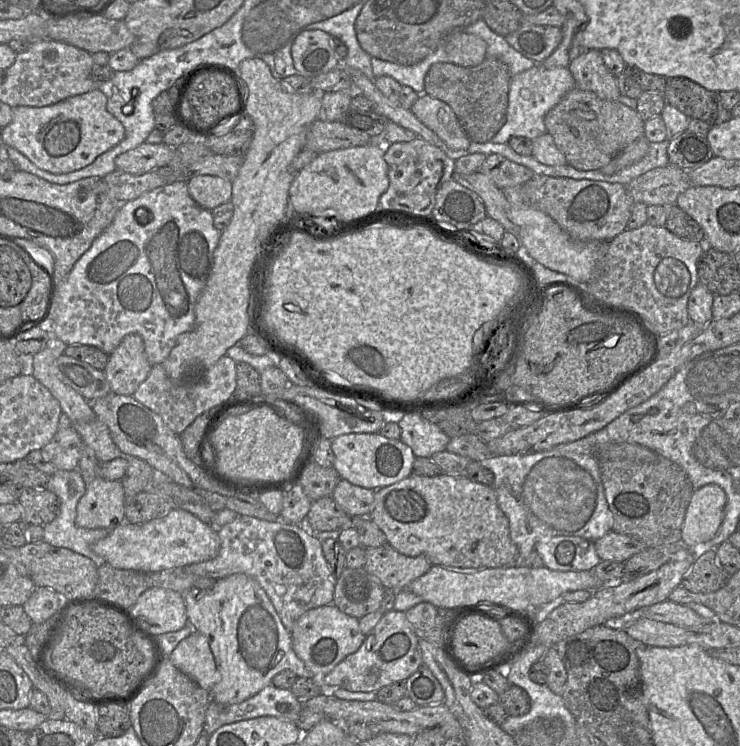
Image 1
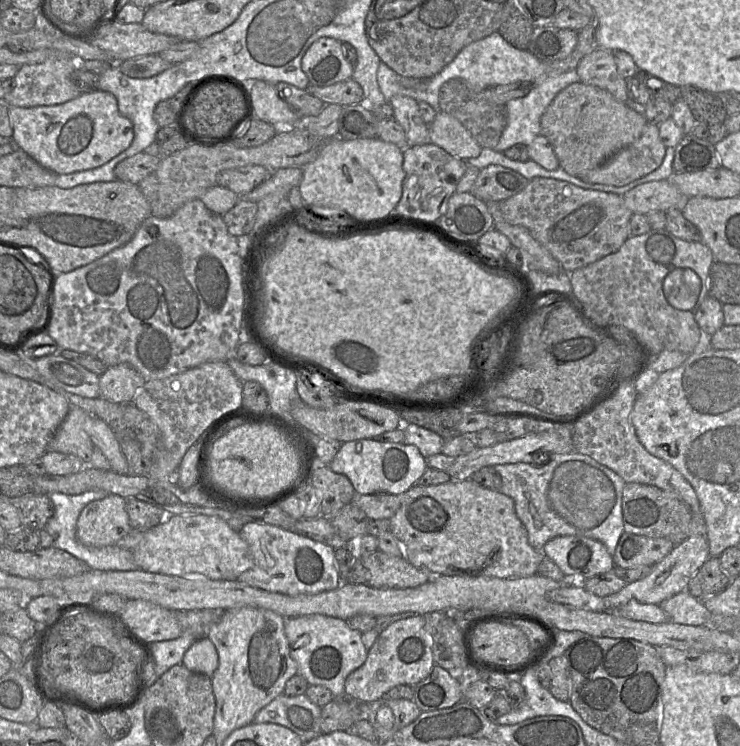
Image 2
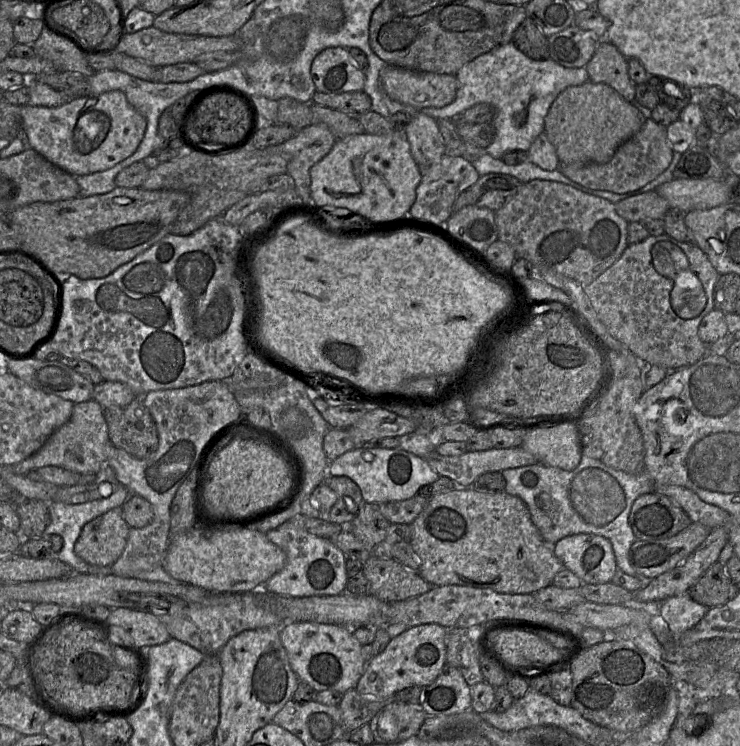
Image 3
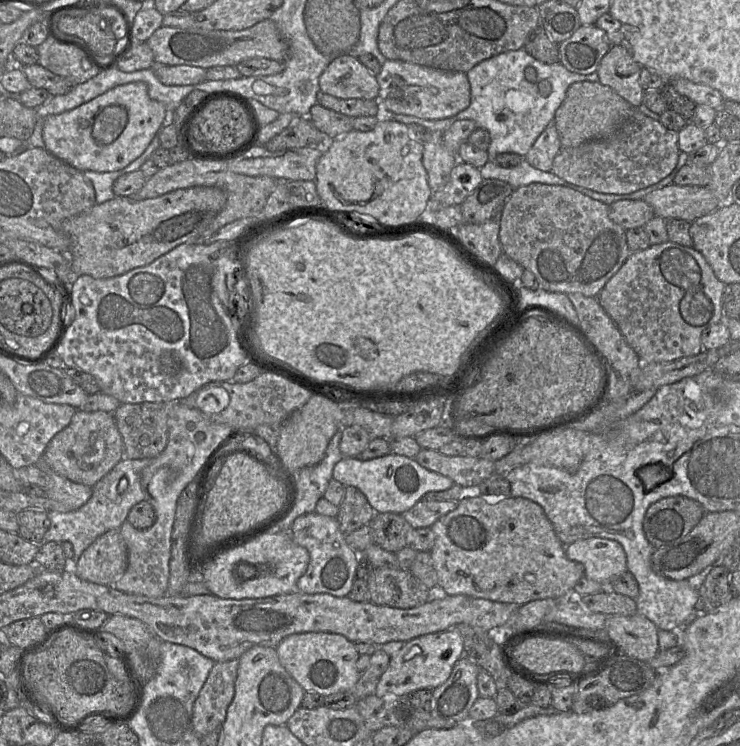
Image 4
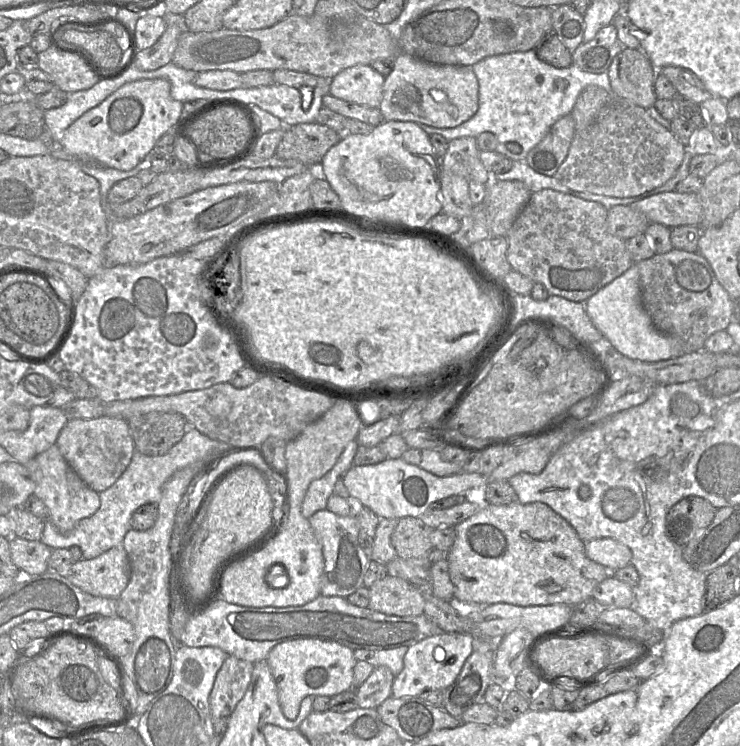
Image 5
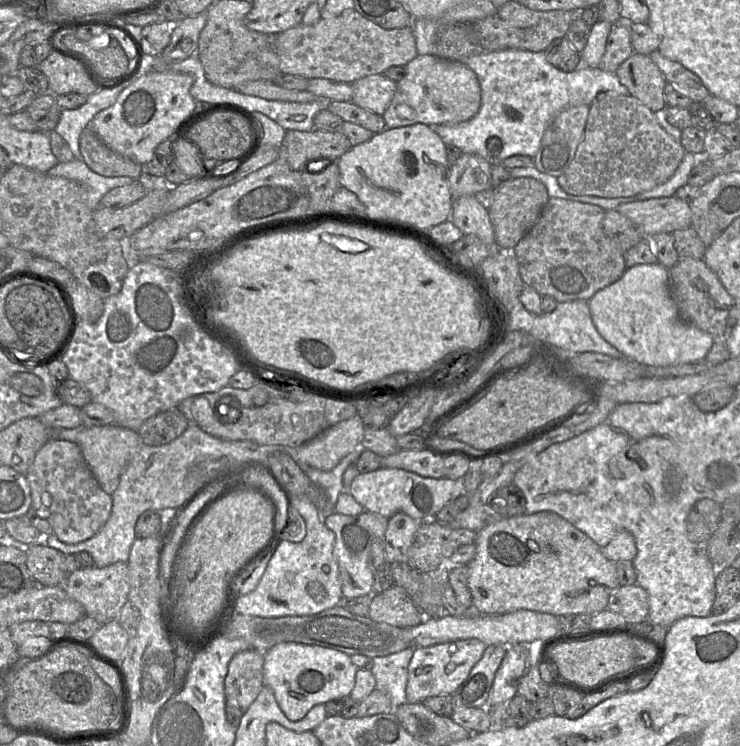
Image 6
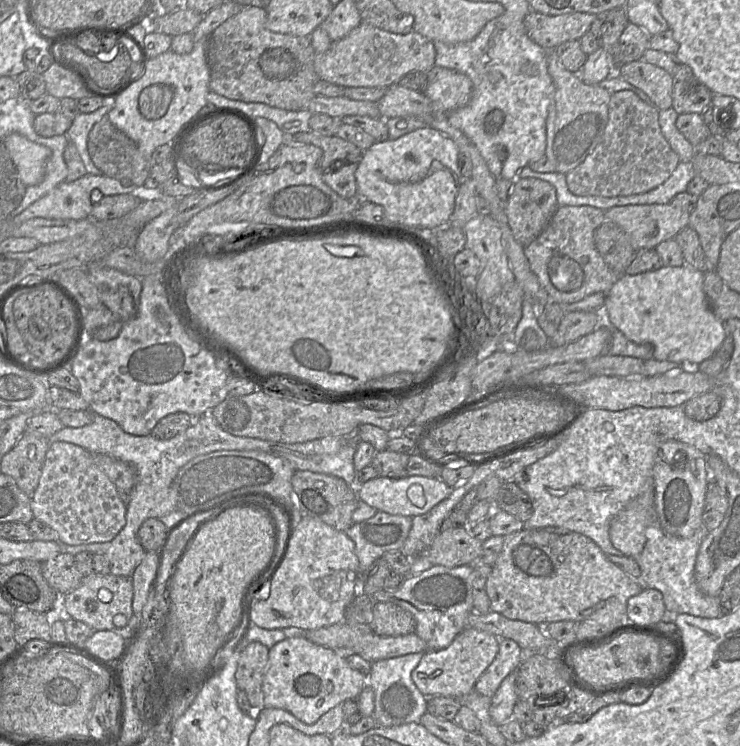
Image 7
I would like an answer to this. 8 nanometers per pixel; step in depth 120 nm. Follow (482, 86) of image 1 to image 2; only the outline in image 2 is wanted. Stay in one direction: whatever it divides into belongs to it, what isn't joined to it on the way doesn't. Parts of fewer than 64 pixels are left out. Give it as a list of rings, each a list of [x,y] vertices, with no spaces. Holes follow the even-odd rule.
[[[453,78],[445,82],[439,91],[439,109],[456,118],[482,147],[493,149],[507,126],[506,105],[490,102],[484,90],[473,90],[465,81]]]

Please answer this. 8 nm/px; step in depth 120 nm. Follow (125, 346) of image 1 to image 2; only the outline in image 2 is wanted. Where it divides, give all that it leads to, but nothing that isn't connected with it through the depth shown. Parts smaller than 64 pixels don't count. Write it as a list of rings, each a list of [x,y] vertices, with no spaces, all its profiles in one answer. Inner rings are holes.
[[[127,364],[107,367],[99,377],[100,397],[114,403],[131,403],[145,382],[143,377]]]

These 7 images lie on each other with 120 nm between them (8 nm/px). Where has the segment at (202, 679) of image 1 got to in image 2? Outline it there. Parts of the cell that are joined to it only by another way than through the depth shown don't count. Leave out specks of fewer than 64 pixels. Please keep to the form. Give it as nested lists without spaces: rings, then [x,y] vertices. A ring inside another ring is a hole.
[[[208,637],[198,638],[185,652],[182,660],[188,670],[212,677],[218,667],[218,653]]]

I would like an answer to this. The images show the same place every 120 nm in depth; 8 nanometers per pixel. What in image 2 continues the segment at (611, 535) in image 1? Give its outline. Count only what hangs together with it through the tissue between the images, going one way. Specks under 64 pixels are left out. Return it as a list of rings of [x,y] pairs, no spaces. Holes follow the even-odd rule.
[[[624,532],[613,554],[615,567],[654,566],[667,556],[675,545],[665,538],[651,538]]]

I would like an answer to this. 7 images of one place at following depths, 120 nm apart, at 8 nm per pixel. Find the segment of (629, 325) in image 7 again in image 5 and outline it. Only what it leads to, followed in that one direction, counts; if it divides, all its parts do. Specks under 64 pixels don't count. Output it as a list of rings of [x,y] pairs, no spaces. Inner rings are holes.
[[[636,264],[601,288],[585,303],[585,311],[604,339],[622,355],[641,362],[658,362],[688,354],[688,347],[675,336],[660,332],[643,307]]]

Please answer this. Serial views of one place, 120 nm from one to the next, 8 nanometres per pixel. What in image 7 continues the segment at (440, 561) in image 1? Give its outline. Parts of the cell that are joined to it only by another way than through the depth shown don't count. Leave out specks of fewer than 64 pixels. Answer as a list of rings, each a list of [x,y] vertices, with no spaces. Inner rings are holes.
[[[559,527],[536,529],[524,528],[521,531],[502,537],[504,538],[502,551],[500,552],[495,563],[492,565],[491,573],[487,578],[485,585],[485,591],[490,600],[491,611],[499,613],[511,620],[532,623],[538,626],[546,626],[549,623],[569,620],[576,623],[596,622],[604,627],[613,629],[634,623],[628,619],[627,602],[631,597],[639,594],[643,590],[643,587],[637,579],[633,579],[619,567],[610,562],[605,553],[590,538],[584,536],[583,534]]]

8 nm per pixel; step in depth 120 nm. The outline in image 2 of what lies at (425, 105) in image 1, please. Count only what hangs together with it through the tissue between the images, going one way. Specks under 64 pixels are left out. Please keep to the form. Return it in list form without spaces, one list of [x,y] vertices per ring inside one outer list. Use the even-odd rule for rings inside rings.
[[[437,110],[428,130],[431,143],[444,149],[454,158],[466,161],[478,157],[482,151],[482,147],[462,124],[441,110]]]

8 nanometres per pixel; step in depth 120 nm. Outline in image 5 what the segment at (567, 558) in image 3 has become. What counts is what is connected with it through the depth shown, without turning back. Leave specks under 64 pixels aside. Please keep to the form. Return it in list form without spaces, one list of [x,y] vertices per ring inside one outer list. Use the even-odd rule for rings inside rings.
[[[610,538],[585,543],[585,553],[589,559],[606,567],[610,572],[626,567],[632,560],[631,550],[626,545]]]

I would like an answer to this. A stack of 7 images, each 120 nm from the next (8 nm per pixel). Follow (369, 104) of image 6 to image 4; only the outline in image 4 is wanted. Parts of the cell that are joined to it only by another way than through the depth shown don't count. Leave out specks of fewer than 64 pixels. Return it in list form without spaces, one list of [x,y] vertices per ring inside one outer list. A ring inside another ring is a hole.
[[[348,54],[329,63],[319,77],[319,87],[321,92],[339,99],[375,100],[379,95],[376,76]]]

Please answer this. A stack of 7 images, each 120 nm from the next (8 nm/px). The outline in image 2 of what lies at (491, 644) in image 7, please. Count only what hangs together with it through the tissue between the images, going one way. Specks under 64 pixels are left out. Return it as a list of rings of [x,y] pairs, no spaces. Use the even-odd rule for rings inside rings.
[[[411,615],[390,624],[382,631],[362,666],[350,673],[345,680],[345,693],[363,702],[374,702],[397,685],[414,686],[429,676],[435,666],[432,638],[425,630],[423,615]]]

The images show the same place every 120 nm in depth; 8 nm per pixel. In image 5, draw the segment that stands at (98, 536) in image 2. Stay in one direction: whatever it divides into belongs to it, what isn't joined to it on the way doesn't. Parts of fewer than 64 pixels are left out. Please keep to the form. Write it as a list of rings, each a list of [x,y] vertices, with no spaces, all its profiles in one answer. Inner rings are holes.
[[[115,546],[90,560],[74,562],[65,577],[93,596],[118,599],[130,580],[130,563],[123,546]]]

